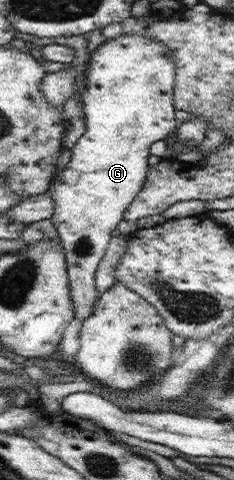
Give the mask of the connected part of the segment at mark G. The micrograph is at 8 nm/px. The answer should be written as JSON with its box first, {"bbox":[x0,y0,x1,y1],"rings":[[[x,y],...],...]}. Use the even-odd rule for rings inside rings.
{"bbox":[49,34,178,320],"rings":[[[124,34],[106,40],[90,53],[91,62],[84,71],[85,89],[80,96],[84,104],[86,130],[73,148],[71,160],[65,165],[49,194],[55,200],[55,211],[51,221],[60,235],[65,253],[69,289],[74,318],[87,320],[98,301],[95,272],[101,258],[105,257],[111,232],[124,219],[127,206],[143,189],[148,172],[149,148],[155,141],[164,139],[178,126],[175,119],[174,85],[175,62],[171,50],[159,40],[147,34]]]}

